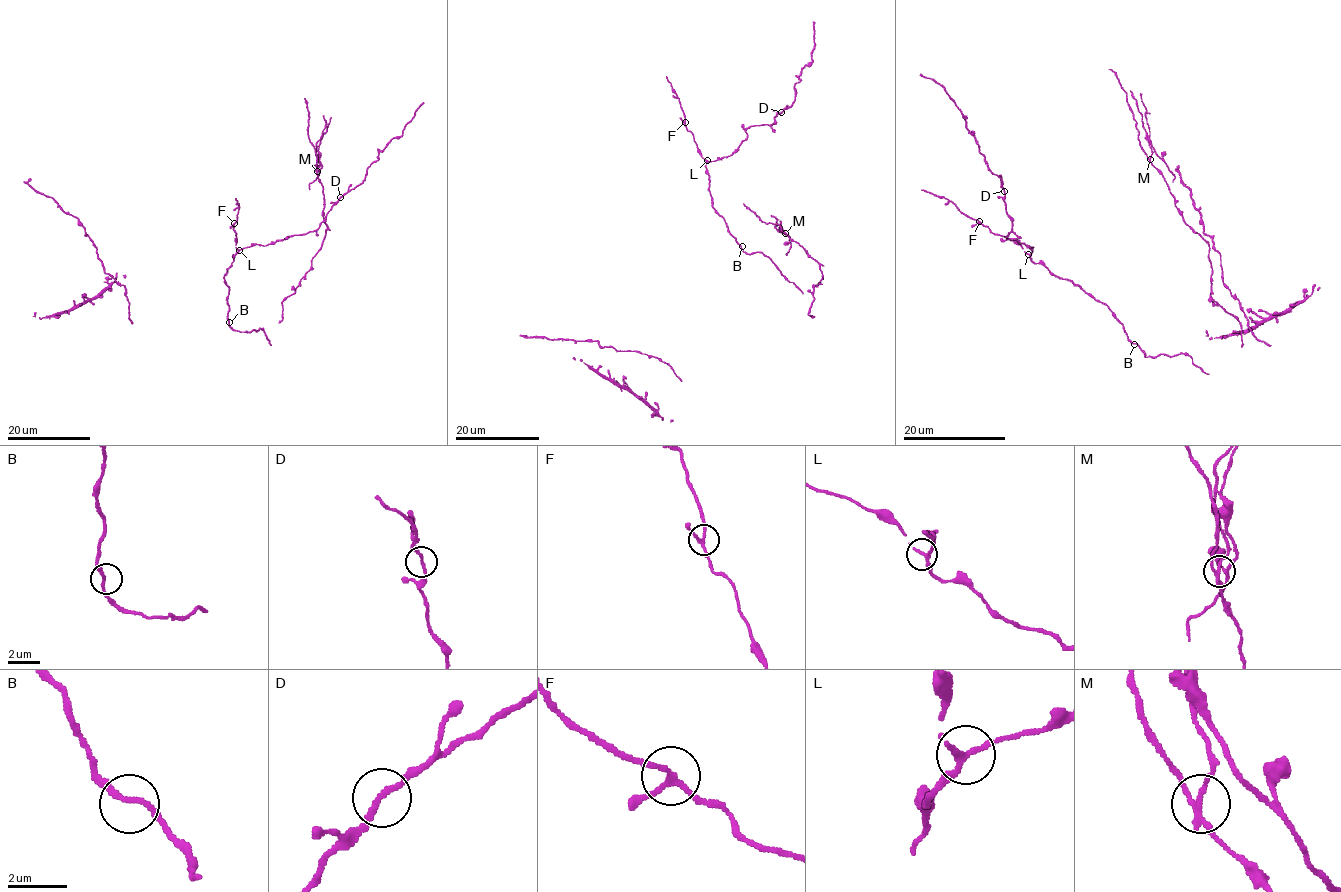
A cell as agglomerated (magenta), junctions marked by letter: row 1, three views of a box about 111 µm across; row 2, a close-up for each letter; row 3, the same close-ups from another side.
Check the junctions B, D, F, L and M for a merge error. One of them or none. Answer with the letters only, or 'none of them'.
M

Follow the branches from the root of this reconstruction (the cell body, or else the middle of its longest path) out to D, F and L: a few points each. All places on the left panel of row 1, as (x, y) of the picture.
D: (228, 321), (230, 290), (224, 277), (233, 256), (257, 244), (266, 246), (314, 231), (340, 197)
F: (228, 321), (230, 290), (224, 277), (237, 252), (234, 223)
L: (228, 321), (230, 290), (224, 277), (239, 250)

